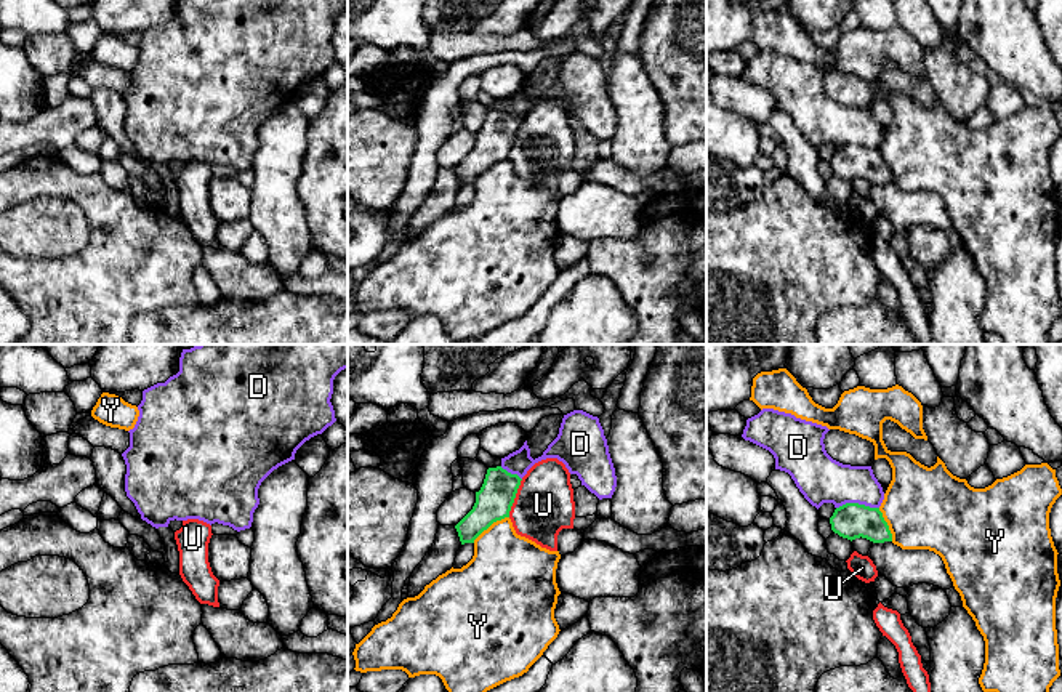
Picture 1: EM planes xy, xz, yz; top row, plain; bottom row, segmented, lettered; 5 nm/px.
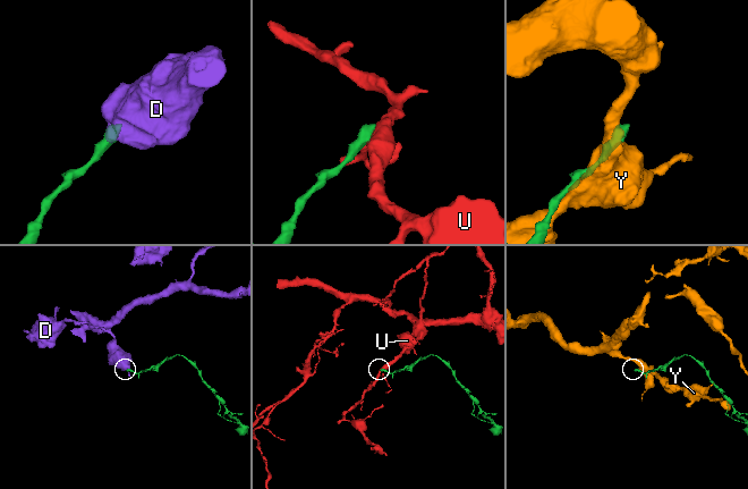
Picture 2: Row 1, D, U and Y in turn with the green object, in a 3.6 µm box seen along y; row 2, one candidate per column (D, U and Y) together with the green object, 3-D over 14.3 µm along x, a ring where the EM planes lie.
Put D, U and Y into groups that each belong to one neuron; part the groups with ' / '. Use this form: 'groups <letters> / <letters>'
groups D / U / Y

